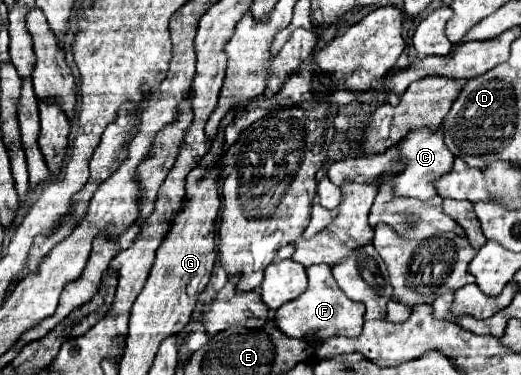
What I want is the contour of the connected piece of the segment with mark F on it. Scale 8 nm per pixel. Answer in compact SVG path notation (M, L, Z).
M315 264L307 268L307 276L309 276L307 290L299 298L295 298L291 304L283 304L275 312L277 328L291 338L303 338L303 340L309 340L309 338L327 340L331 336L349 336L349 338L359 336L361 326L365 322L363 306L359 306L359 302L351 302L339 290L331 274L331 268L323 264Z

